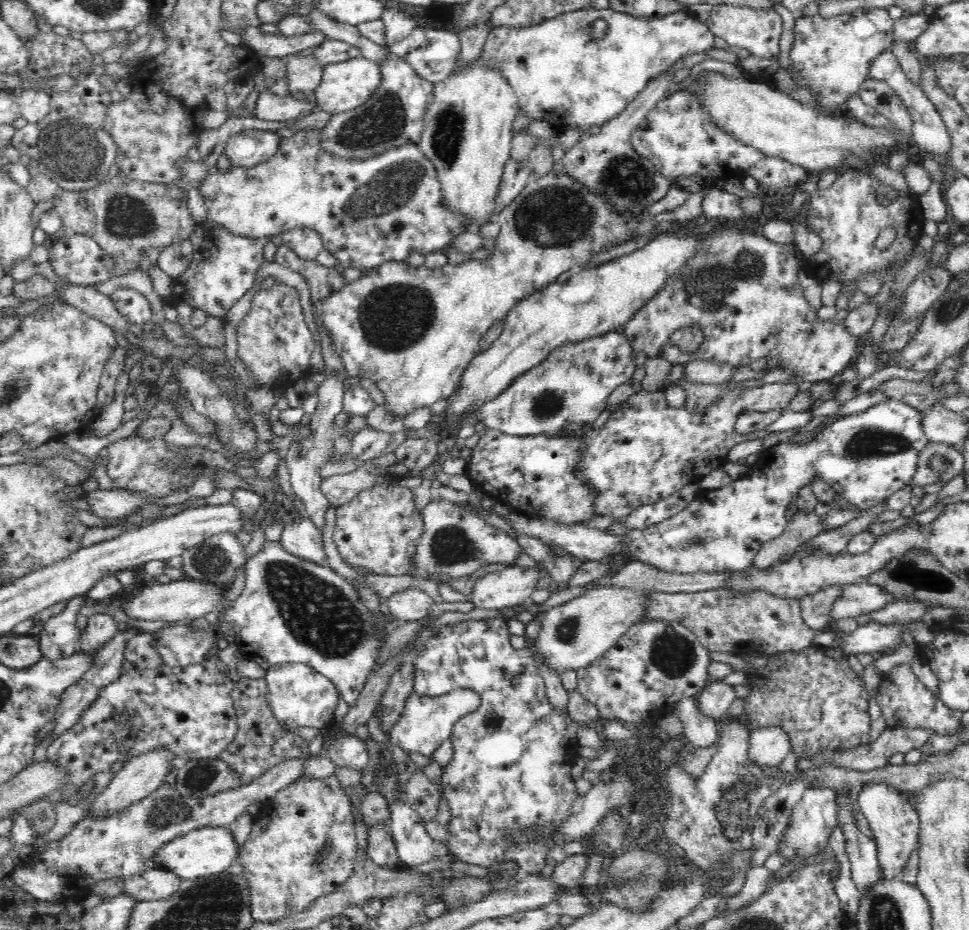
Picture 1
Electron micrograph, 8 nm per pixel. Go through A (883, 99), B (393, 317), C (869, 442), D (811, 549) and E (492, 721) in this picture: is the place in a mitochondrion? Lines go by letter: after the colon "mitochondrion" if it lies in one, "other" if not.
A: other
B: mitochondrion
C: mitochondrion
D: other
E: mitochondrion

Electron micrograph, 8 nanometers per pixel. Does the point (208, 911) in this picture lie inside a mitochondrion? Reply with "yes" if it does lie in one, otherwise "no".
yes

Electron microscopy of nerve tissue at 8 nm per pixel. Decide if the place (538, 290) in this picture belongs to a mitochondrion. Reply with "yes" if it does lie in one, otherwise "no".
no

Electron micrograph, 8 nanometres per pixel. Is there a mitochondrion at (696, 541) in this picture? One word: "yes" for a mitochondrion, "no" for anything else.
yes

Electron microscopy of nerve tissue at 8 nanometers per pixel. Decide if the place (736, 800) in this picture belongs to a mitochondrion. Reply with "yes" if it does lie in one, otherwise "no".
yes

